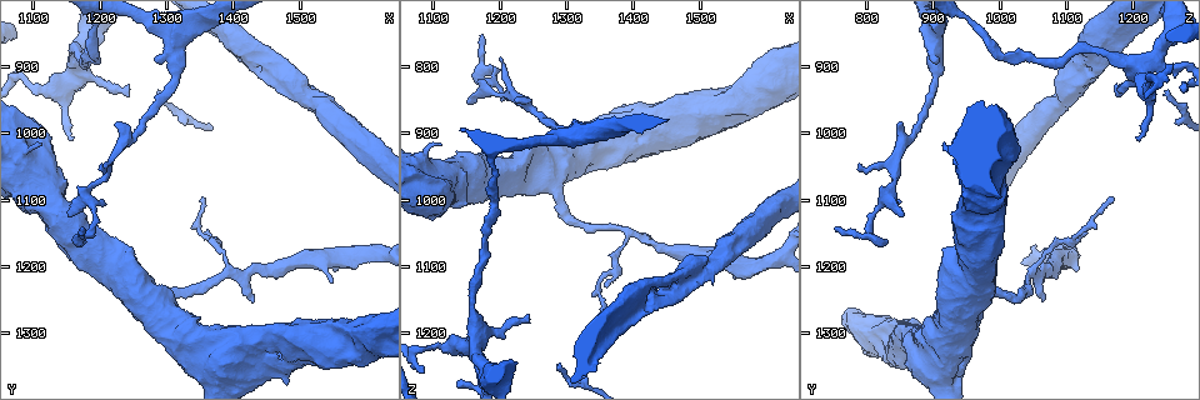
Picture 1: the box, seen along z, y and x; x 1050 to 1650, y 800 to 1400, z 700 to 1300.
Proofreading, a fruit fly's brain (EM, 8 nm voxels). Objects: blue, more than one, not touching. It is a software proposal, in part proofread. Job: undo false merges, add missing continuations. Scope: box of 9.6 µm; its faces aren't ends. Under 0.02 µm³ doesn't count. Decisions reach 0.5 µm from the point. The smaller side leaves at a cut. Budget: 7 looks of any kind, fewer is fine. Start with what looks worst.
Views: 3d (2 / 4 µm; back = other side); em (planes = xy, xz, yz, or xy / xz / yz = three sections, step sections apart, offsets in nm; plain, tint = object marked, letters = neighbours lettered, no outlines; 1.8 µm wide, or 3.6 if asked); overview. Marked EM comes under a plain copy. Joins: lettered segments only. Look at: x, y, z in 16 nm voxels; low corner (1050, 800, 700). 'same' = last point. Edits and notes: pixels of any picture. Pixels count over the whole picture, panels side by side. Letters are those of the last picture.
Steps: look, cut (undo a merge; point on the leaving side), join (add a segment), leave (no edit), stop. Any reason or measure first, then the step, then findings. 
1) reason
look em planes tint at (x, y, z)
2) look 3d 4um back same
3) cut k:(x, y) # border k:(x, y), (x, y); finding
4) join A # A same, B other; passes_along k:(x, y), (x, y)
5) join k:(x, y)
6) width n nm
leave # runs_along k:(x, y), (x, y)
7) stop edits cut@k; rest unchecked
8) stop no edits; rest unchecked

arms part here
look 3d 2um at (1390, 1210, 1045)

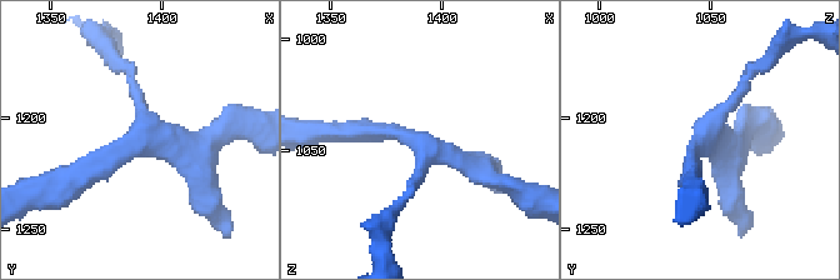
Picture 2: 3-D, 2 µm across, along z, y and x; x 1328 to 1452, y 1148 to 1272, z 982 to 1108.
look em xz step 8 tint at (1390, 1209, 1047)

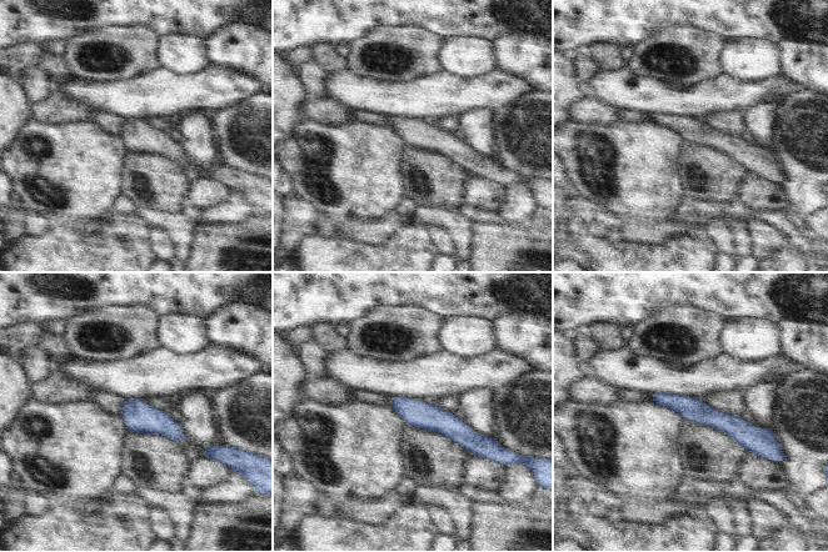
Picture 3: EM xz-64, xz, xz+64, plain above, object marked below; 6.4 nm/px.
another direction
look em planes letters same

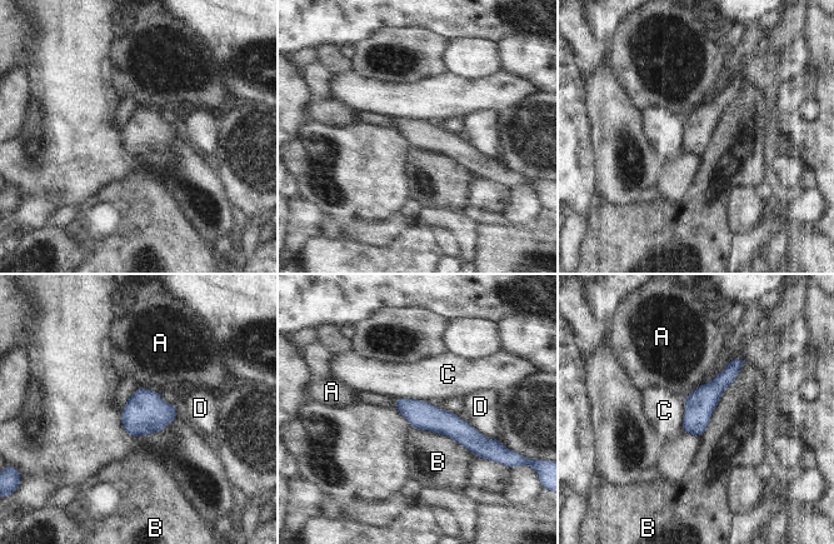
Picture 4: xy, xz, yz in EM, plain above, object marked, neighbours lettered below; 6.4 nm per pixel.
leave # A other, B other, C other, D other; runs_along 4:(398, 402), (448, 423), (482, 453); one neuron here

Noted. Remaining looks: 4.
an open end
look 3d 4um at (1160, 1010, 1210)

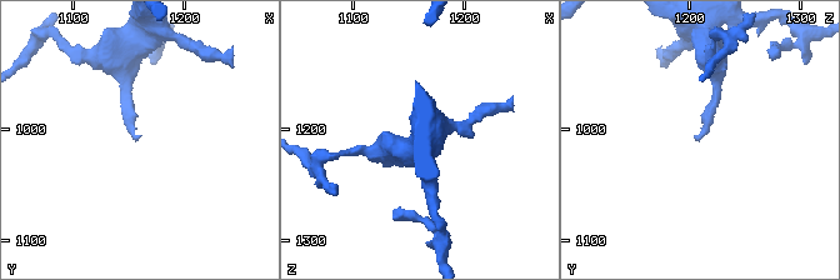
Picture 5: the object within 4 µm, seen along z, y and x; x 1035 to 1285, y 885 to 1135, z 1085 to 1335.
now the EM
look em xz step 4 letters at (1156, 1010, 1208)

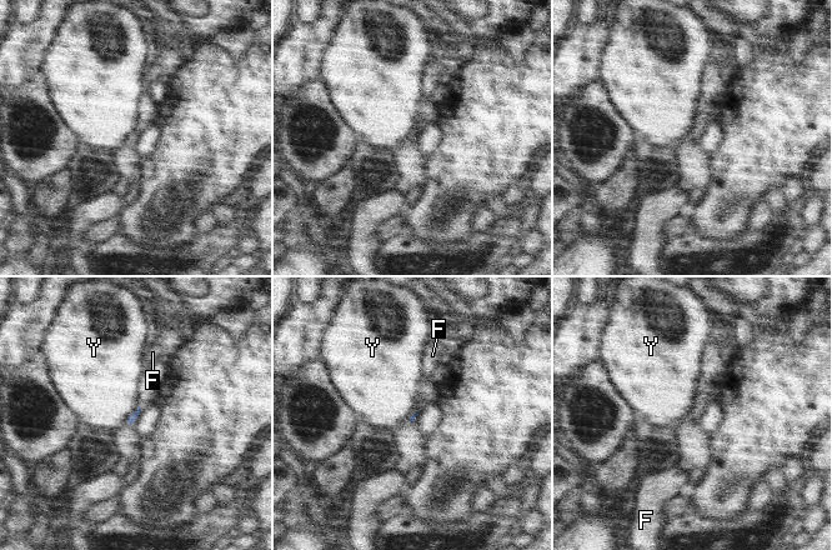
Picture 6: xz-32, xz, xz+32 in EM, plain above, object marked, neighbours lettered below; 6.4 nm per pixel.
cut it another way
look em planes letters same

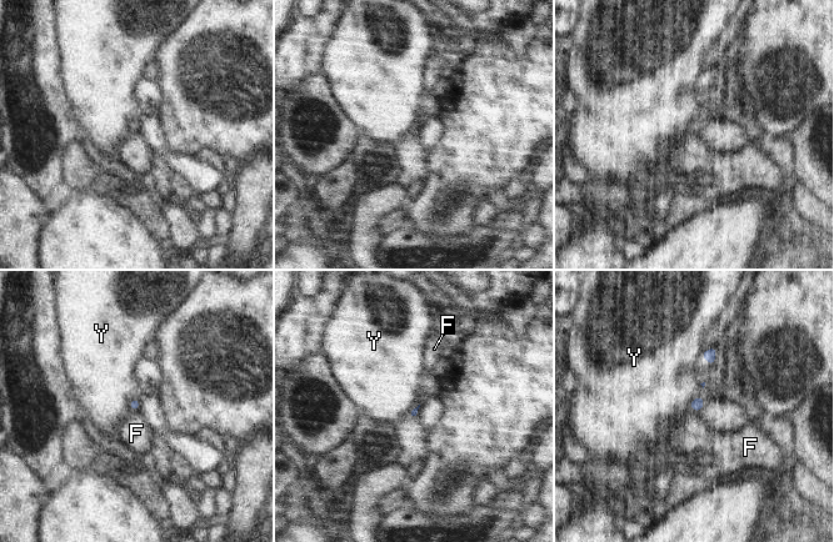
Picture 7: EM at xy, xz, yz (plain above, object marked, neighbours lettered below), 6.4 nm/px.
leave # F other, Y other; no lettered segment goes on from it

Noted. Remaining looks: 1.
stop no edits; rest unchecked

